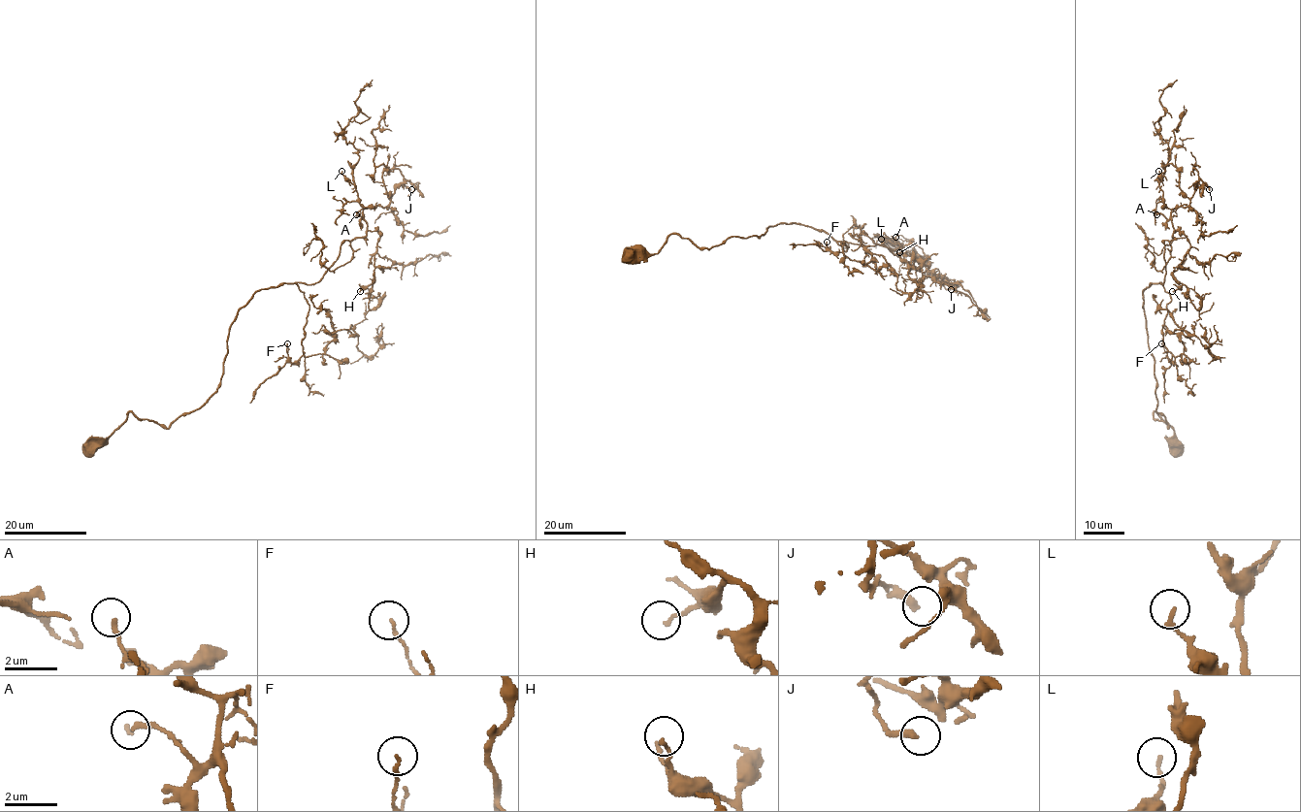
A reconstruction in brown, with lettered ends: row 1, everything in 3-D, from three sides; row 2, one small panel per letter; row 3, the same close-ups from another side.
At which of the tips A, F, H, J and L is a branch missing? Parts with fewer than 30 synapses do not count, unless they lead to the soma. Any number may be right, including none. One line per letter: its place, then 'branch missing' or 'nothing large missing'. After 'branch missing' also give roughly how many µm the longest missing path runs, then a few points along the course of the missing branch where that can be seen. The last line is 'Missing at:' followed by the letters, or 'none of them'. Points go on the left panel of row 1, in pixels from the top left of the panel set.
A: place (356, 214); nothing large missing
F: place (287, 343); nothing large missing
H: place (360, 291); nothing large missing
J: place (411, 189); nothing large missing
L: place (341, 171); nothing large missing
Missing at: none of them

